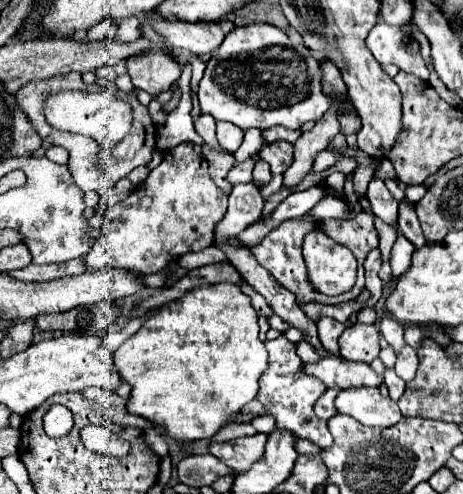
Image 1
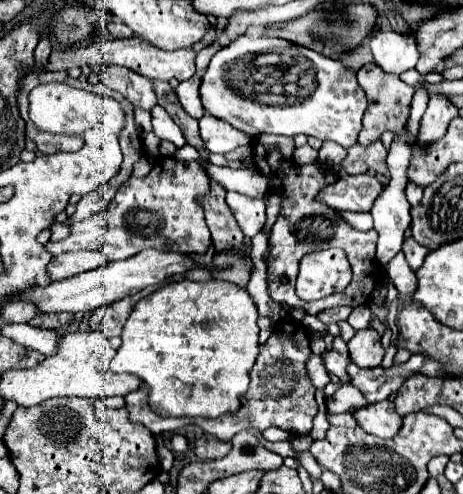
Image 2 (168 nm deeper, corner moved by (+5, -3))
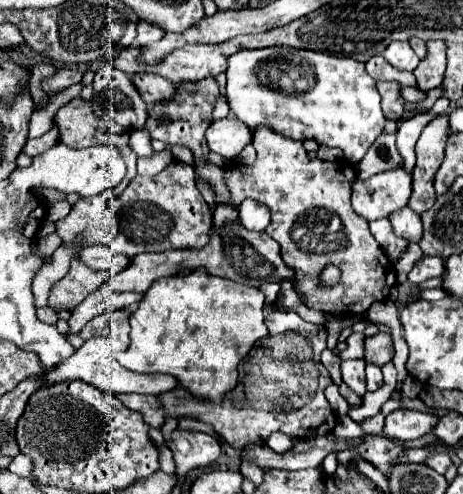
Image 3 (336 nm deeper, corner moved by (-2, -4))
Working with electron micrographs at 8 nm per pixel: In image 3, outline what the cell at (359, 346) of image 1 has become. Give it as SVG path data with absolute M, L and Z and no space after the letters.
M377 333L373 337L365 339L365 361L373 363L373 365L385 365L393 359L393 341L389 333Z

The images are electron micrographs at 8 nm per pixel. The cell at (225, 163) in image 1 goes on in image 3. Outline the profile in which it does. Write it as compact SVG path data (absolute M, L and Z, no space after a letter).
M135 73L131 75L131 83L135 85L135 89L139 89L139 95L143 95L147 105L167 101L175 93L175 85L171 85L171 81L161 79L153 73Z

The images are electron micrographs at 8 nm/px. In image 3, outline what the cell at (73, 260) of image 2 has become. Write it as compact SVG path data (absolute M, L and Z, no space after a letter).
M91 245L91 247L85 247L81 251L81 259L91 269L113 271L113 275L115 273L121 273L129 265L129 261L131 261L129 257L123 257L119 253L111 253L111 249L107 249L107 245Z

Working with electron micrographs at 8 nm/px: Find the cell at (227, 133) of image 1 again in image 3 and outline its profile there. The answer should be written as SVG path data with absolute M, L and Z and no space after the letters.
M233 115L211 123L207 129L209 149L225 159L235 159L247 143L251 143L251 129Z

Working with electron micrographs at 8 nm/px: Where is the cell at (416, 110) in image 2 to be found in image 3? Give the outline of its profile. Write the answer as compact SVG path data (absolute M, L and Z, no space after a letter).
M403 207L399 209L397 213L393 213L389 217L391 225L393 225L393 231L411 241L411 243L419 243L421 241L421 235L423 235L423 225L421 225L421 217L417 213L411 213L409 207Z

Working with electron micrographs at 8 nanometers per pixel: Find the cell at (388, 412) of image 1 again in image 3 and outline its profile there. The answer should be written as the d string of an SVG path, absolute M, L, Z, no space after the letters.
M399 409L387 415L383 431L395 439L419 439L429 433L437 425L439 417L427 411L413 411L413 409Z

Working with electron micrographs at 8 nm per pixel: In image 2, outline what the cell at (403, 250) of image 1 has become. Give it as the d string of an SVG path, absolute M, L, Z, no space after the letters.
M398 252L388 266L384 266L384 274L390 278L390 282L396 286L396 290L404 296L412 294L416 290L416 276L412 272L412 268L406 262L404 252Z

